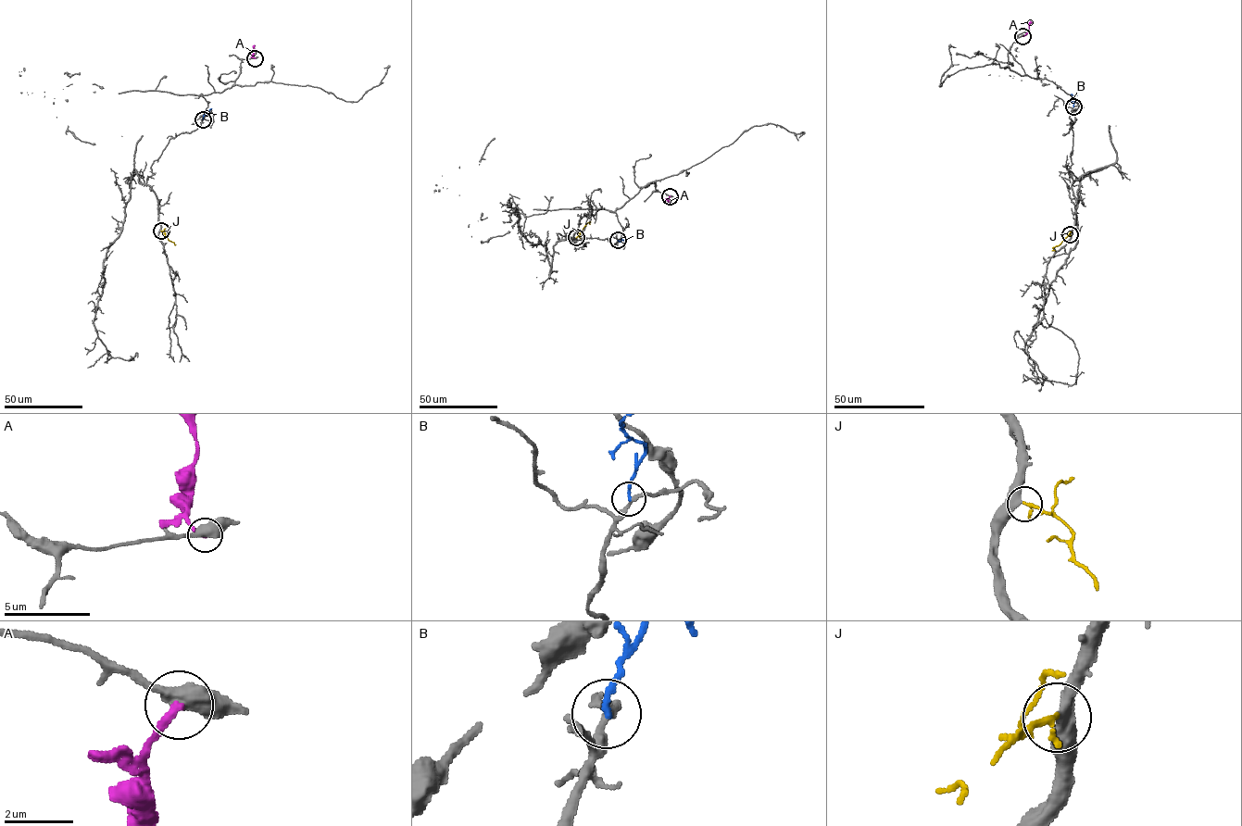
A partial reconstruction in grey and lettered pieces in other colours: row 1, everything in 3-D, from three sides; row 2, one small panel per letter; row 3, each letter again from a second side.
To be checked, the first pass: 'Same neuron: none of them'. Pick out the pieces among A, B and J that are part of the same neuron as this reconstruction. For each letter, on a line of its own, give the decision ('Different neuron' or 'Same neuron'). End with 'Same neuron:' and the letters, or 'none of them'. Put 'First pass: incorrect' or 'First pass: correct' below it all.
A: Different neuron
B: Different neuron
J: Same neuron
Same neuron: J
First pass: incorrect

